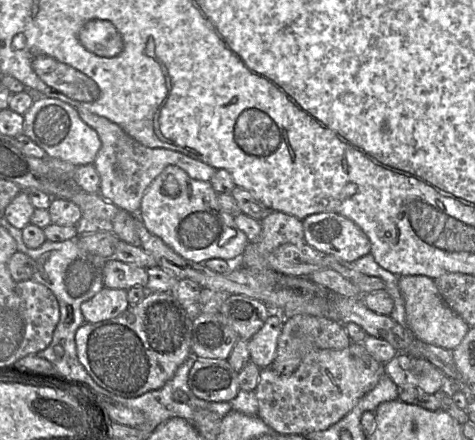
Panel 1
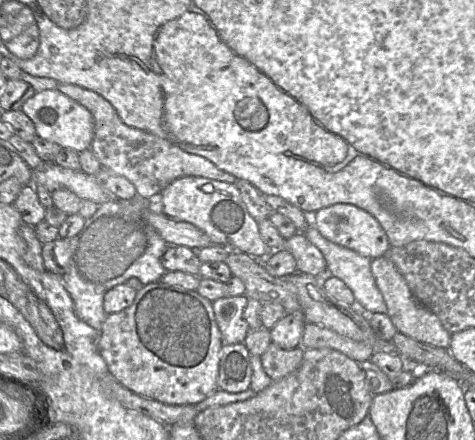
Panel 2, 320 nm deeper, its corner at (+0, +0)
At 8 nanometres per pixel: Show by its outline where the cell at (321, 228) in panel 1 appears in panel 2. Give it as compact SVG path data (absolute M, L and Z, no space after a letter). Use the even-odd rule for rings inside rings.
M337 203L318 210L312 215L312 224L327 240L357 252L363 257L375 259L387 255L391 245L386 232L367 211L347 203Z

